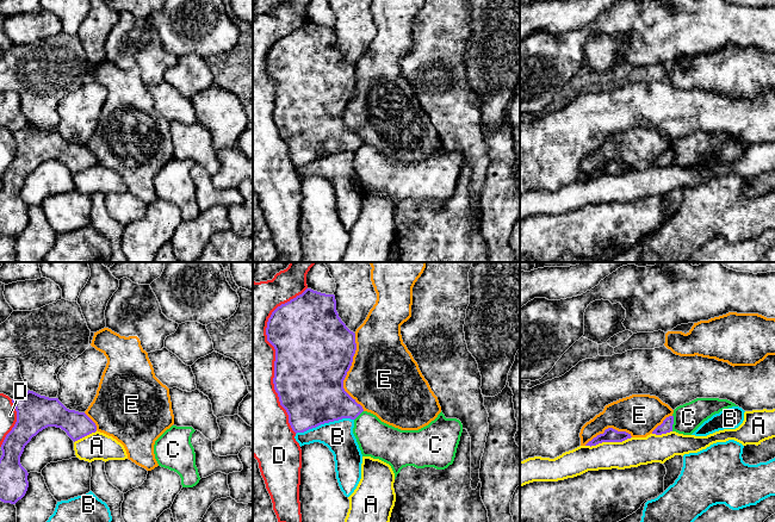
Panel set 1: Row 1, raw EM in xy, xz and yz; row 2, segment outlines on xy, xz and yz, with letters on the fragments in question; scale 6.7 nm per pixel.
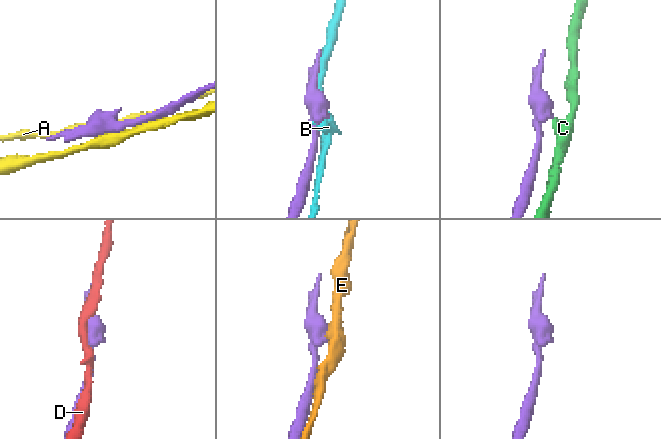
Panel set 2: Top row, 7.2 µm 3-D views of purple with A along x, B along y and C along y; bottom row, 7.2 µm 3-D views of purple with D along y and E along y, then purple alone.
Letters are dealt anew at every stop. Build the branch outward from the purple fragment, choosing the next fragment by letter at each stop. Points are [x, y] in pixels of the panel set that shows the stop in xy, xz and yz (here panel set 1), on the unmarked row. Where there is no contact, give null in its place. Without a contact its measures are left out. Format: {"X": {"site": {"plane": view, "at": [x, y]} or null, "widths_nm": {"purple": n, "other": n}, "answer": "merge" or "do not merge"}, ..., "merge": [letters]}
{"A": {"site": {"plane": "yz", "at": [608, 174]}, "widths_nm": {"purple": 100, "other": 200}, "answer": "do not merge"}, "B": {"site": {"plane": "xz", "at": [324, 155]}, "widths_nm": {"purple": 440, "other": 200}, "answer": "do not merge"}, "C": {"site": {"plane": "yz", "at": [673, 156]}, "widths_nm": {"purple": 80, "other": 190}, "answer": "do not merge"}, "D": {"site": {"plane": "xz", "at": [276, 88]}, "widths_nm": {"purple": 500, "other": 300}, "answer": "do not merge"}, "E": {"site": {"plane": "xz", "at": [347, 104]}, "widths_nm": {"purple": 500, "other": 460}, "answer": "do not merge"}, "merge": []}

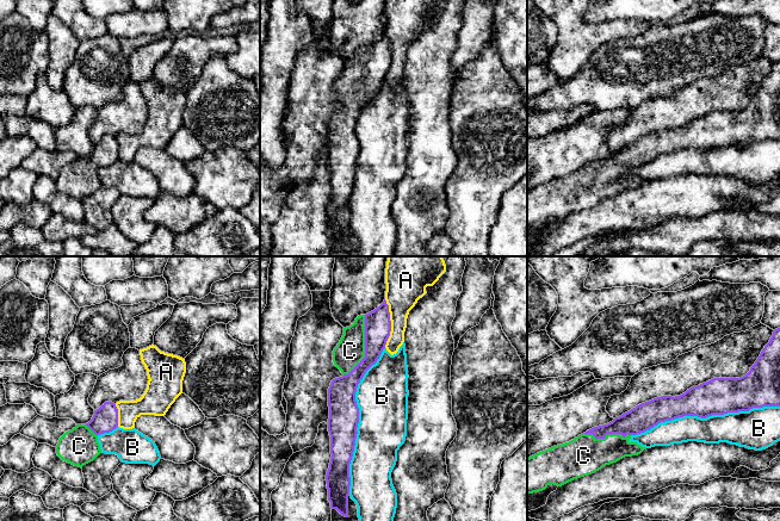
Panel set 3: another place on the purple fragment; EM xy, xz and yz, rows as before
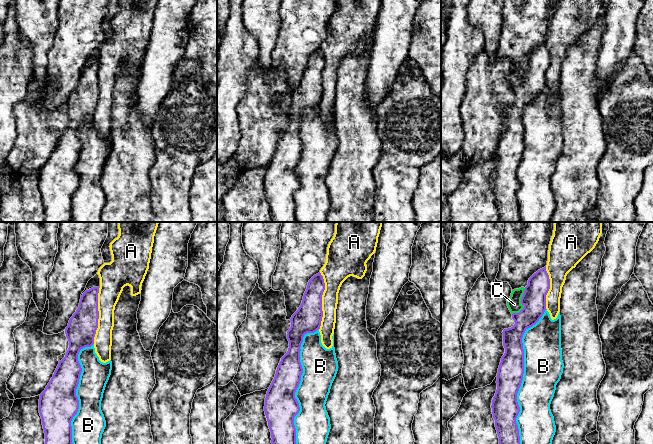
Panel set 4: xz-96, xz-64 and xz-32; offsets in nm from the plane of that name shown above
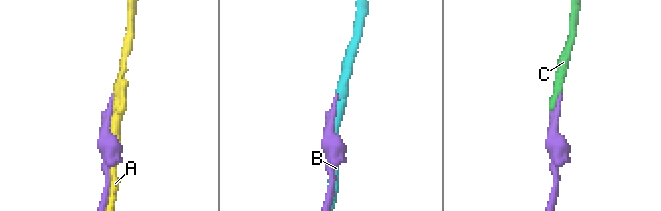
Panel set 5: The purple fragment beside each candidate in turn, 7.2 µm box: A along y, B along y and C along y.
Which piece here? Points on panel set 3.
{"A": {"site": {"plane": "xz", "at": [390, 56]}, "widths_nm": {"purple": 180, "other": 240}, "answer": "do not merge"}, "B": {"site": {"plane": "yz", "at": [705, 150]}, "widths_nm": {"purple": 260, "other": 220}, "answer": "do not merge"}, "C": {"site": {"plane": "xz", "at": [365, 79]}, "widths_nm": {"purple": 180, "other": 190}, "answer": "merge"}, "merge": ["C"]}

